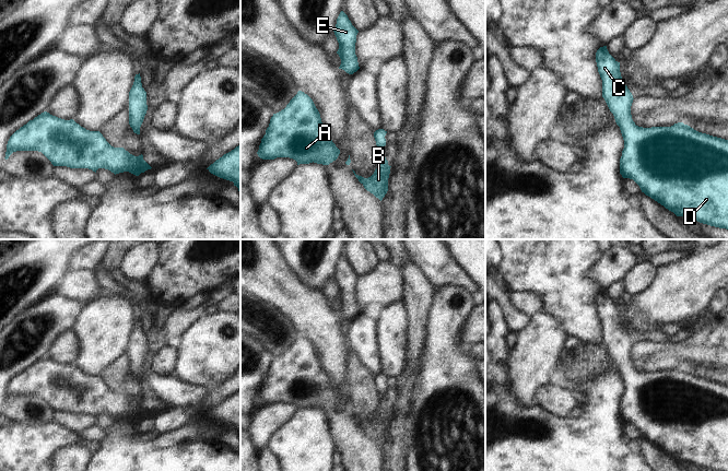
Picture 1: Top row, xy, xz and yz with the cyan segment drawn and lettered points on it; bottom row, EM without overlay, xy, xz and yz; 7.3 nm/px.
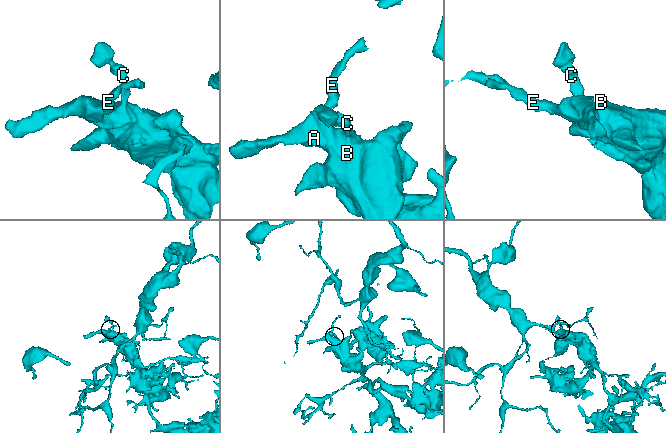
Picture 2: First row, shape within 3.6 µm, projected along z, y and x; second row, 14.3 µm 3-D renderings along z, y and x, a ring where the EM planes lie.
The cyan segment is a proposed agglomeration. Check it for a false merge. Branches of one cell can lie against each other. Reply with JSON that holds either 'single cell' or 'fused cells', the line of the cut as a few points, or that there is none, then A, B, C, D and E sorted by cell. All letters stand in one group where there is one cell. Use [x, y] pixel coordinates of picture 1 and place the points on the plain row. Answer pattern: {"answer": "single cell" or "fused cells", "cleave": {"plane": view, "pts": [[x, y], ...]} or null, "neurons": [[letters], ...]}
{"answer": "single cell", "cleave": null, "neurons": [["A", "B", "C", "D", "E"]]}

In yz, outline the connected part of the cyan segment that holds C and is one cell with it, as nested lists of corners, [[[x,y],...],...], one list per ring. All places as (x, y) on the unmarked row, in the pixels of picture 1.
[[[607,291],[597,295],[596,307],[602,325],[602,342],[613,358],[624,385],[624,393],[620,403],[622,422],[633,424],[642,437],[677,461],[686,461],[711,471],[728,471],[728,385],[698,377],[683,367],[674,368],[671,372],[643,373],[636,370],[631,360],[634,343],[622,326],[620,307],[609,298]]]

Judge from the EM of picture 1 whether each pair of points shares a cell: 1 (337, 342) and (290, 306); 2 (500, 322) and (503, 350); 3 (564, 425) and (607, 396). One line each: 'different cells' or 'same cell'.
1: same cell
2: same cell
3: same cell

